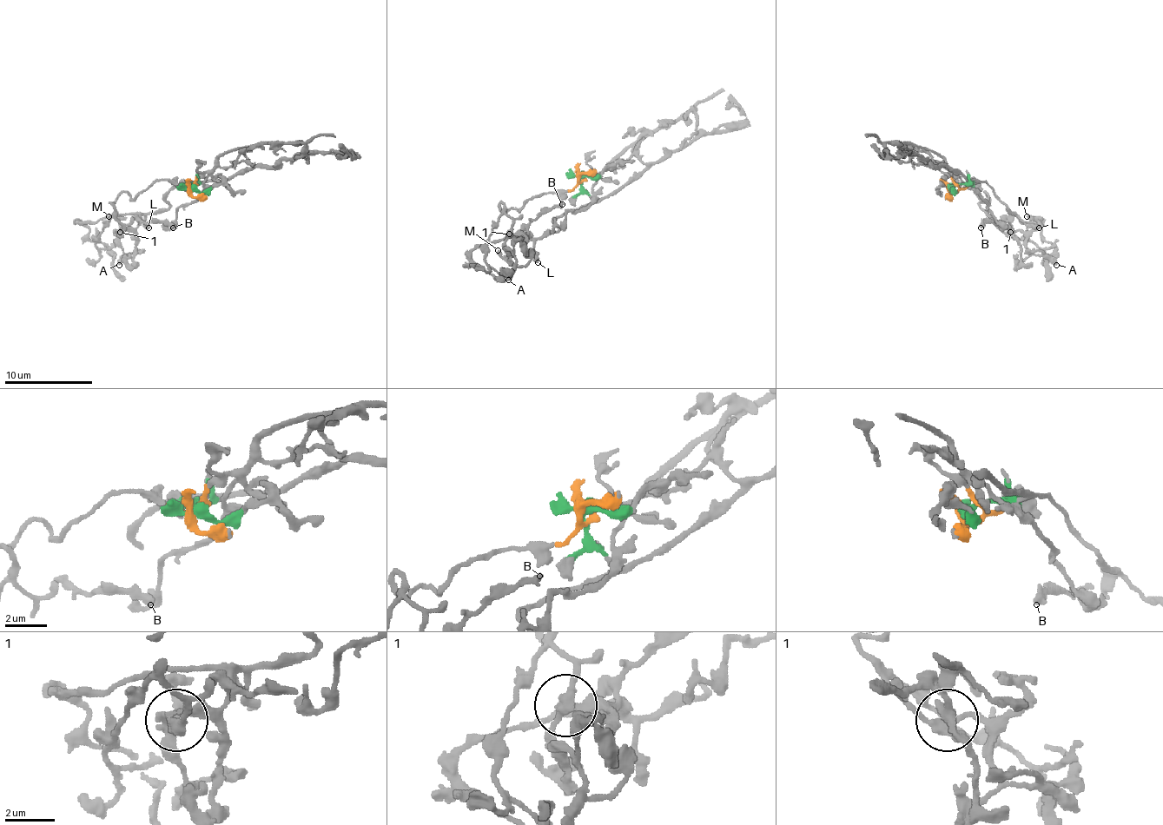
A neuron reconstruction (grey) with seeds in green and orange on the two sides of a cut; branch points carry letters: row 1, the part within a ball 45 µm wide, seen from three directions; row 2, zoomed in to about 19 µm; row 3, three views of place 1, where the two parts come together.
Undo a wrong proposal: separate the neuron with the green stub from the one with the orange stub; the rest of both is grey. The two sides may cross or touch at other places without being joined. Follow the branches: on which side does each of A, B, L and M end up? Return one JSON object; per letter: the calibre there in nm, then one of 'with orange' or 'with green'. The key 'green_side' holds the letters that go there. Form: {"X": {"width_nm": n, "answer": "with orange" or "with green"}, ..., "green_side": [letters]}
{"A": {"width_nm": 400, "answer": "with orange"}, "B": {"width_nm": 320, "answer": "with green"}, "L": {"width_nm": 360, "answer": "with green"}, "M": {"width_nm": 280, "answer": "with orange"}, "green_side": ["B", "L"]}

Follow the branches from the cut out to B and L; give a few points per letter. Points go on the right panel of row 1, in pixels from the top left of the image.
B: (954, 188), (987, 181), (997, 197), (1014, 212), (984, 223), (980, 227)
L: (954, 188), (987, 181), (1017, 217), (1039, 227)

